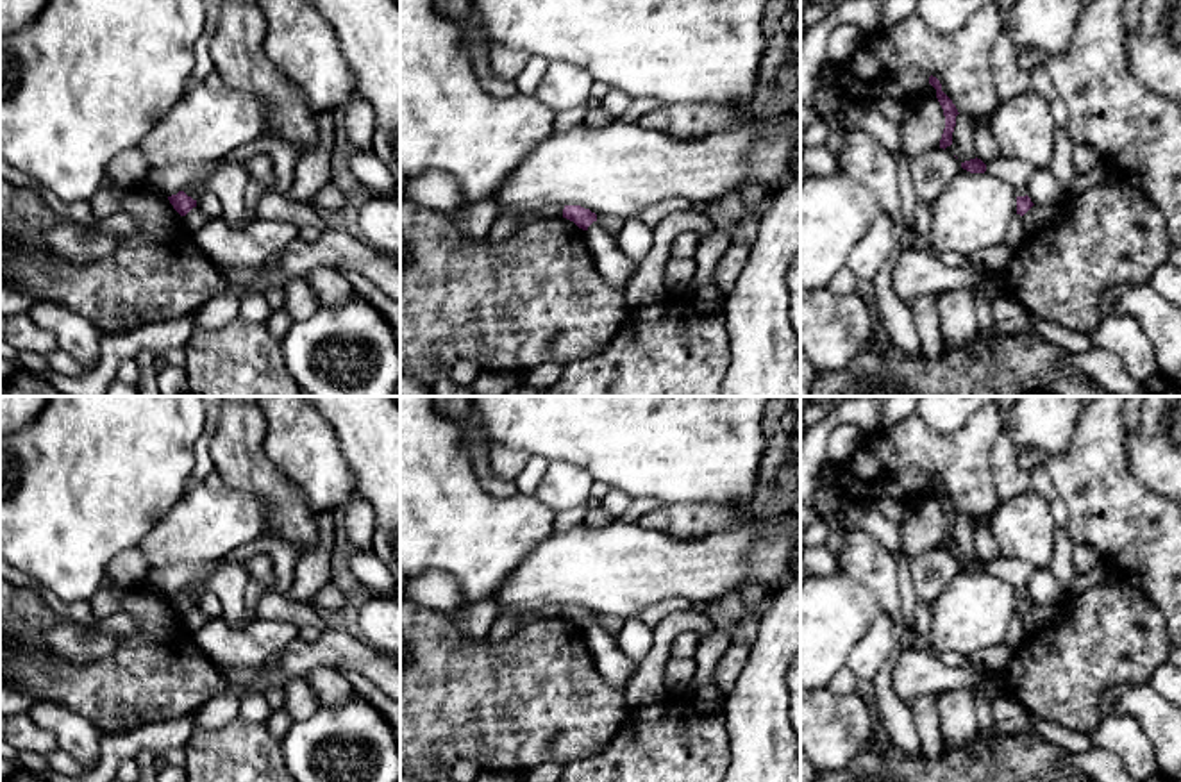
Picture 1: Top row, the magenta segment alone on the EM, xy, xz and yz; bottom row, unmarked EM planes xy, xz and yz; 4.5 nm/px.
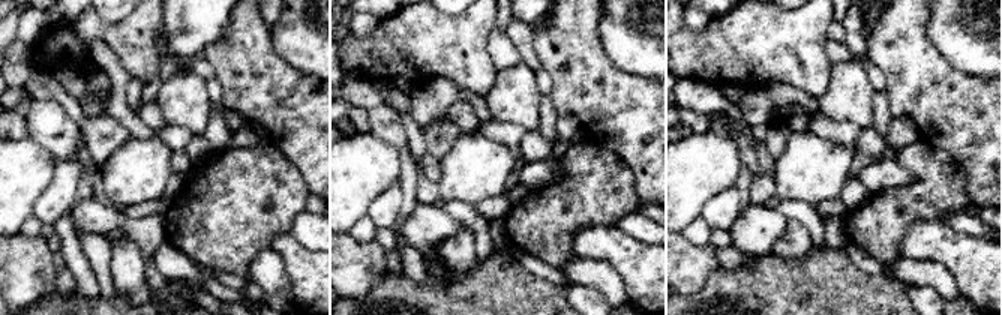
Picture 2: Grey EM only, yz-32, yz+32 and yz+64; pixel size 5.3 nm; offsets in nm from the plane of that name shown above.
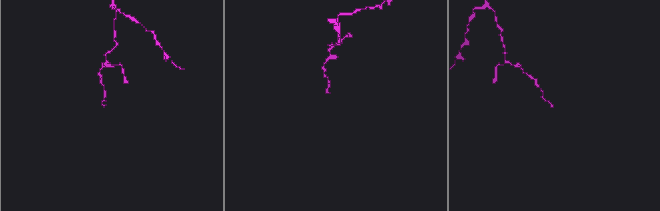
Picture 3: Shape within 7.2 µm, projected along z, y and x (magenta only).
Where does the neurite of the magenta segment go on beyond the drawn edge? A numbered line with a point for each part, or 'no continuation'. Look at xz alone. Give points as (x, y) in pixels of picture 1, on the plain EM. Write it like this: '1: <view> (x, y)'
no continuation

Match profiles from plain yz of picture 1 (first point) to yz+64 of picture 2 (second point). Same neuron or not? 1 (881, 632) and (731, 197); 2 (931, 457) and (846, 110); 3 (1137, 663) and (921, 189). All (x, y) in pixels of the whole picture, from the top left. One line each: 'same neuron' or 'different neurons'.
1: same neuron
2: different neurons
3: same neuron

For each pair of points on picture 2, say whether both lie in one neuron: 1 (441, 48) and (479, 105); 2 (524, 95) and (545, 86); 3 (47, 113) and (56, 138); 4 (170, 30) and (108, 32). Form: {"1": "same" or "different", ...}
{"1": "different", "2": "different", "3": "same", "4": "different"}

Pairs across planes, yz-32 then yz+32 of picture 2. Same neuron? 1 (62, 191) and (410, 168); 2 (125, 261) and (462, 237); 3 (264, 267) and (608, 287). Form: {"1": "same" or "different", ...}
{"1": "different", "2": "same", "3": "same"}

